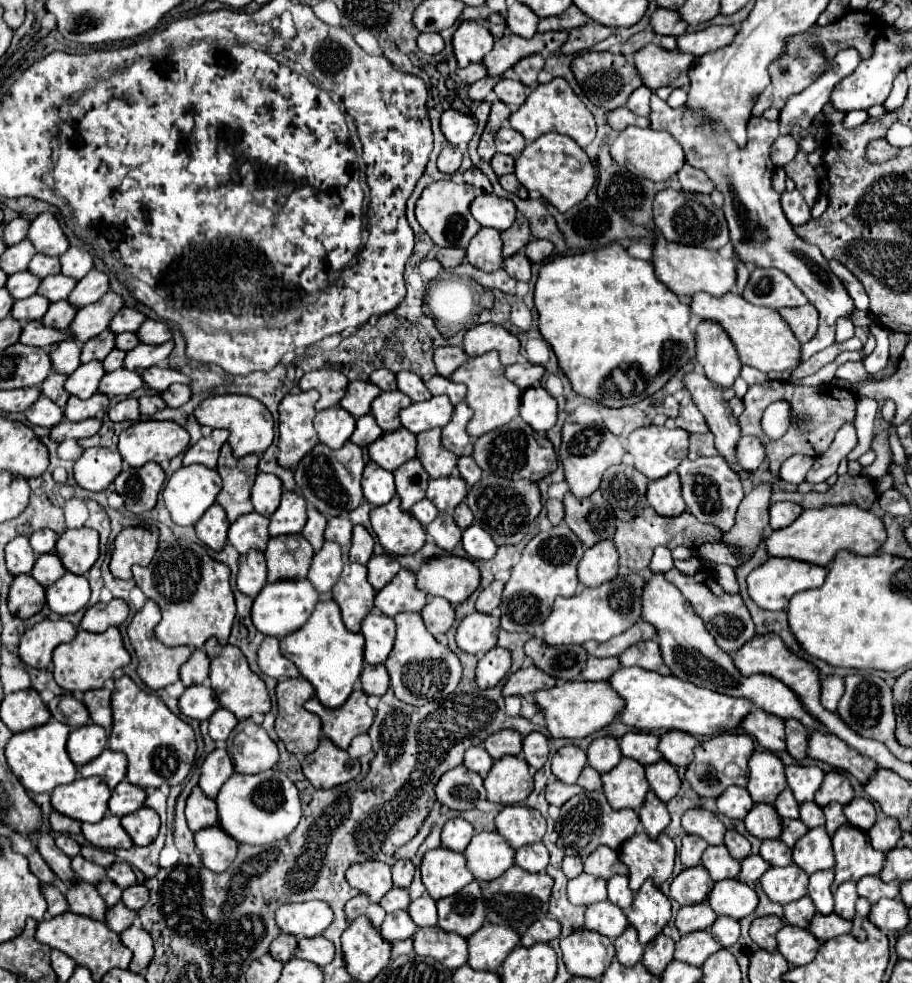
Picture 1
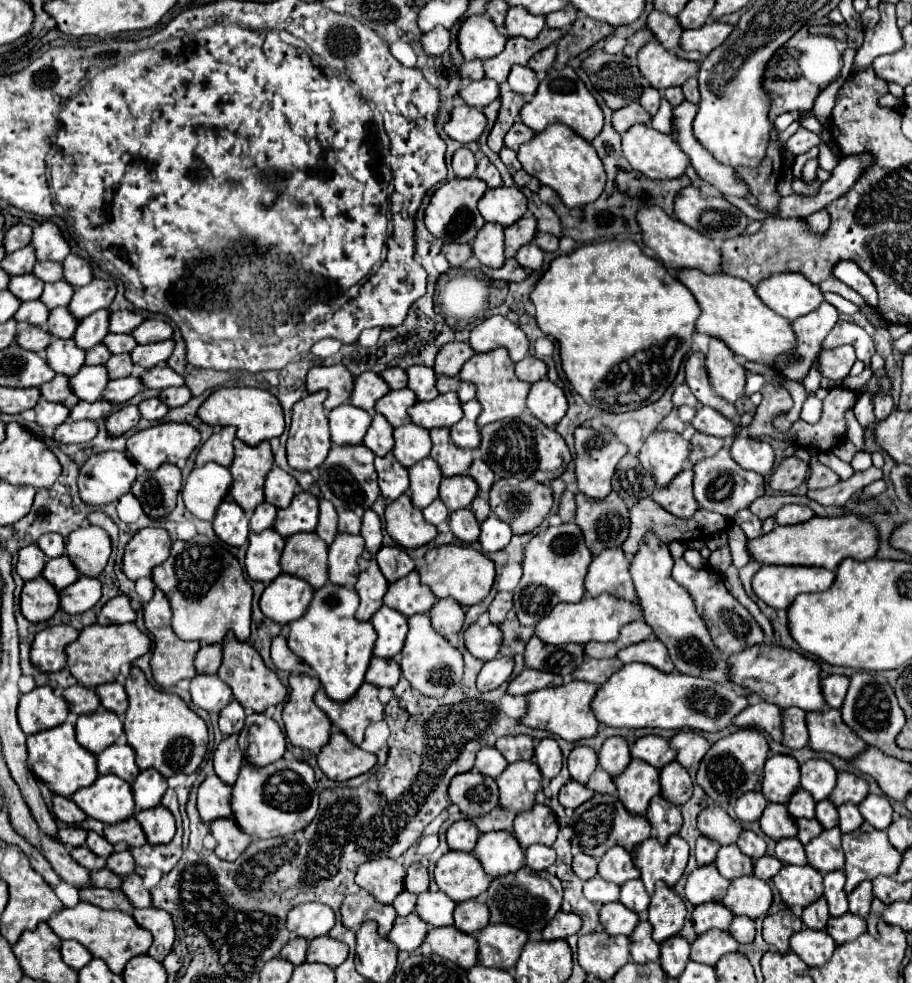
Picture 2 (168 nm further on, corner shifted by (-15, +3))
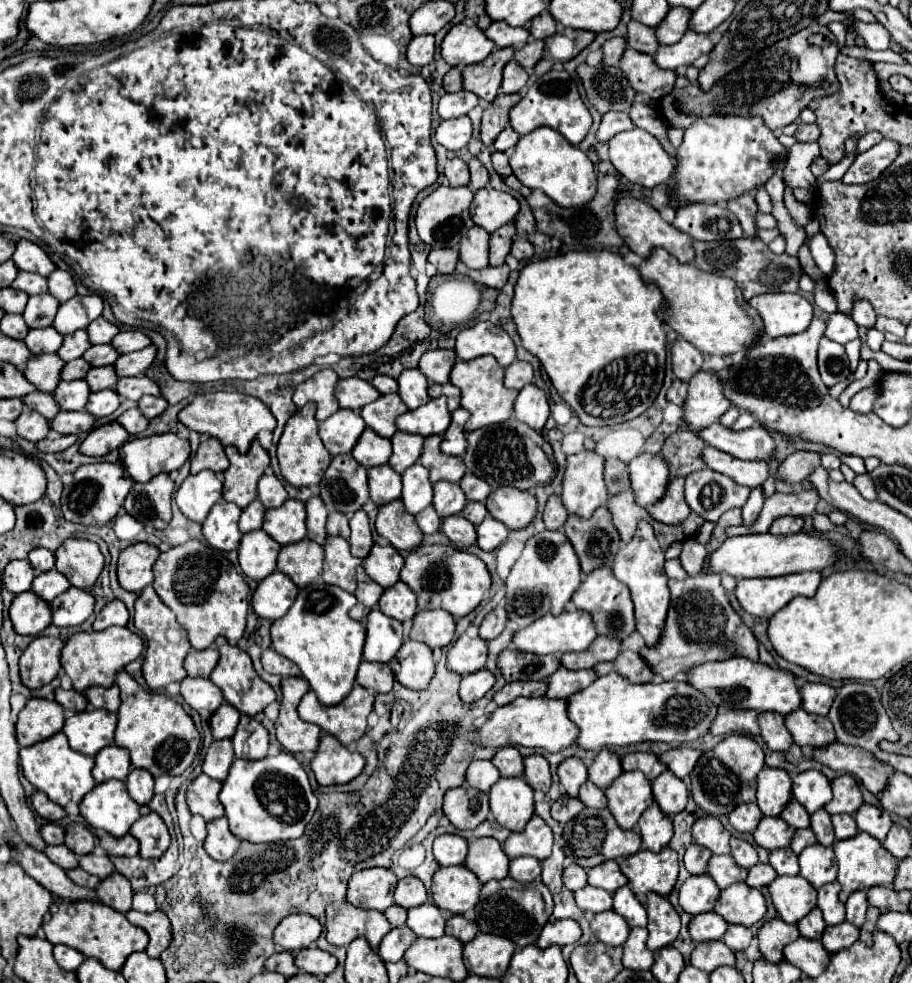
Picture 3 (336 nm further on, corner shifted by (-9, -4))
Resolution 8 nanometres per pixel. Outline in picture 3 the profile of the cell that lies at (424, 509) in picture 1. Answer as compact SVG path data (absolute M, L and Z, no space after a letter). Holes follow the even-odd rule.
M430 505L430 507L426 507L424 511L420 511L420 513L416 515L416 523L418 523L418 527L422 529L422 533L430 535L430 533L440 531L442 519L440 519L440 517L438 517L438 513L434 511L434 507Z

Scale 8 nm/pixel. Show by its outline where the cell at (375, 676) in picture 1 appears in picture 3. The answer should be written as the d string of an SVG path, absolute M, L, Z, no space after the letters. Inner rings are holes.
M362 661L360 669L356 673L356 681L358 681L358 685L362 685L374 693L388 693L394 685L394 675L386 663Z

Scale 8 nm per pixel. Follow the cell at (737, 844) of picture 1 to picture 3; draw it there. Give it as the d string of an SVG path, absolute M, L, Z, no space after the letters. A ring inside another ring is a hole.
M732 839L730 847L732 847L732 857L734 857L736 865L740 865L742 869L750 869L758 863L758 853L750 843L746 843L742 839Z

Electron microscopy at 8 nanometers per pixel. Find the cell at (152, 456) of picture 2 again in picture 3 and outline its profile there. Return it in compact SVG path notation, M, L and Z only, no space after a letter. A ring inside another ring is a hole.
M162 433L128 441L120 447L120 463L132 481L148 483L158 473L180 469L190 457L188 439L176 433Z

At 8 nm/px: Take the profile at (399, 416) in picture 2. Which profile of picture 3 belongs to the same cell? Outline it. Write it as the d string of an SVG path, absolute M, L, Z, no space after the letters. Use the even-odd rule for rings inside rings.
M394 393L394 395L380 395L376 401L362 407L360 415L372 431L376 431L382 437L390 437L398 431L394 423L396 417L406 411L408 407L402 403L400 395Z

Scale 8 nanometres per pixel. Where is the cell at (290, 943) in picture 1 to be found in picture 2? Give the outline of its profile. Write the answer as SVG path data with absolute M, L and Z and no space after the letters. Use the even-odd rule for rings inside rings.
M292 936L292 940L282 948L280 956L288 962L292 962L294 966L302 964L306 960L306 950L308 950L308 940L304 938L298 938L298 936Z

